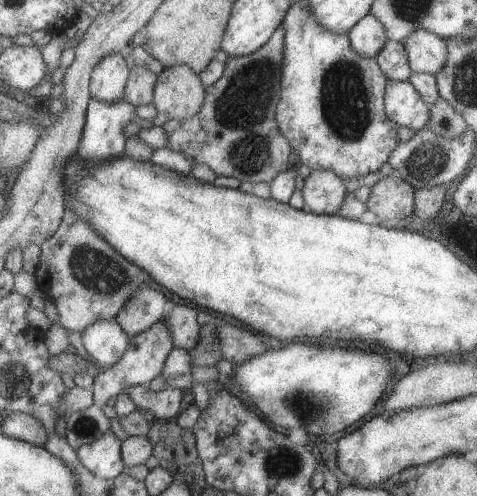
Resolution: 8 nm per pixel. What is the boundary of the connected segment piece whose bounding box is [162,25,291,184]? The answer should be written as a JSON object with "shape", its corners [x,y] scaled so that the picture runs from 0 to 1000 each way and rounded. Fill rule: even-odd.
{"shape":[[[587,50],[574,63],[566,81],[562,81],[553,93],[535,101],[528,109],[516,109],[512,113],[478,113],[472,125],[470,149],[449,169],[430,177],[430,200],[423,218],[407,234],[394,236],[390,242],[356,240],[342,250],[342,260],[348,270],[354,272],[354,290],[350,288],[348,296],[384,306],[403,331],[432,329],[444,343],[449,343],[455,355],[491,357],[503,363],[505,369],[560,367],[566,371],[581,351],[608,339],[610,333],[604,329],[604,315],[608,315],[610,308],[610,294],[606,292],[604,282],[600,282],[600,276],[587,266],[583,248],[577,240],[581,210],[585,208],[591,185],[589,133],[593,129],[591,119],[595,117],[595,75],[597,60],[593,58],[593,52]]]}

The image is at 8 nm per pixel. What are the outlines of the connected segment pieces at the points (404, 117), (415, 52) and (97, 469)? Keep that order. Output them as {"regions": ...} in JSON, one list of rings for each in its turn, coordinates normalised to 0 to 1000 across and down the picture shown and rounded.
{"regions":[[[[811,161],[805,206],[813,238],[834,256],[853,254],[878,264],[897,254],[904,232],[899,214],[860,163]]],[[[876,58],[864,63],[845,91],[866,145],[912,149],[931,133],[937,93],[927,75],[901,63]]],[[[233,865],[195,893],[170,899],[161,911],[176,940],[214,966],[243,964],[266,942],[258,927],[256,891]]]]}

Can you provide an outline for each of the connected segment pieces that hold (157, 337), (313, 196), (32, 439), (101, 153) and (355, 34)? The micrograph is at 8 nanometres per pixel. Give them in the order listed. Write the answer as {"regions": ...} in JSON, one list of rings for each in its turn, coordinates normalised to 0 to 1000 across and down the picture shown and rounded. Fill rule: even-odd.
{"regions":[[[[344,639],[329,645],[314,661],[302,663],[275,683],[264,714],[235,740],[210,752],[195,774],[195,802],[201,817],[214,821],[235,798],[247,798],[262,782],[281,776],[310,778],[312,770],[338,754],[348,720],[365,702],[358,669]]],[[[662,341],[637,361],[642,423],[665,433],[700,433],[721,403],[725,375],[696,343]]],[[[63,833],[6,835],[8,875],[59,889],[63,895],[96,901],[103,867],[96,857]]],[[[191,192],[182,214],[182,246],[166,286],[164,310],[170,321],[212,329],[216,323],[247,319],[262,310],[266,278],[260,254],[289,242],[283,214],[262,198],[245,204],[216,204]]],[[[780,26],[761,32],[730,67],[746,105],[771,117],[786,115],[816,79],[807,52]]]]}

